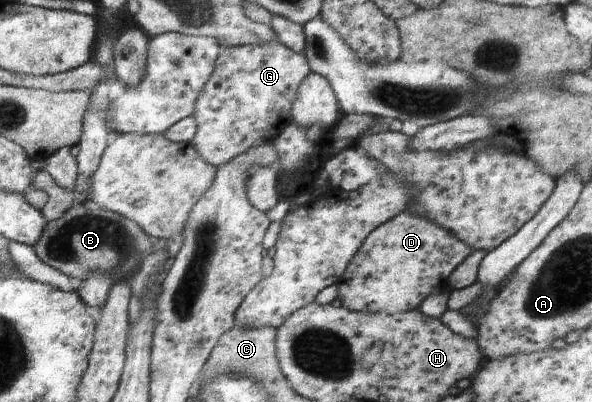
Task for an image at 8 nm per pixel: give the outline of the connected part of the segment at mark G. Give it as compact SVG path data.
M279 40L259 45L221 47L213 73L196 97L195 105L190 113L197 124L195 135L191 141L196 153L217 168L247 150L271 143L281 128L292 122L293 100L296 98L299 84L306 75L309 75L309 72L311 72L311 68L304 54L291 51Z

